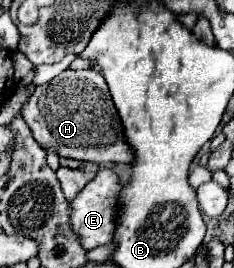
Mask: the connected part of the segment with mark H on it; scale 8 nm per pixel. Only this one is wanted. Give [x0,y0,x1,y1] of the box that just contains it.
[21,70,133,164]

